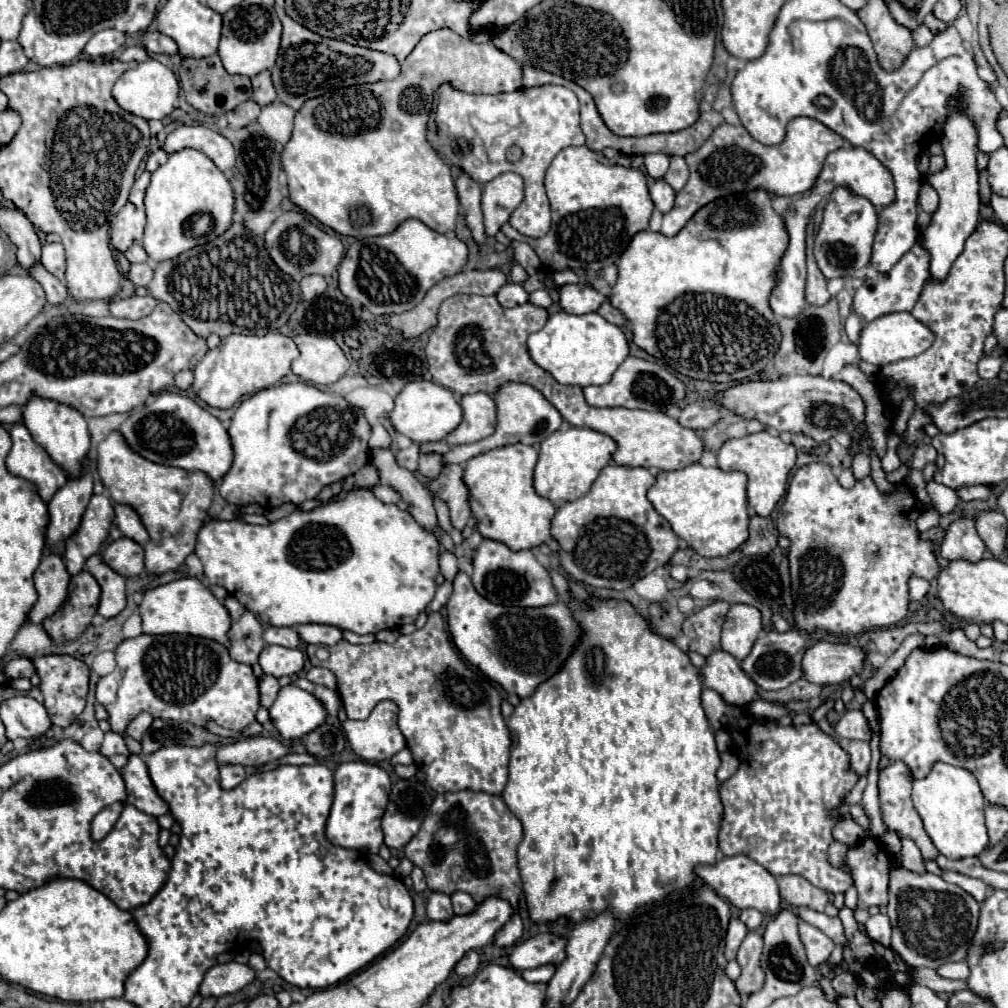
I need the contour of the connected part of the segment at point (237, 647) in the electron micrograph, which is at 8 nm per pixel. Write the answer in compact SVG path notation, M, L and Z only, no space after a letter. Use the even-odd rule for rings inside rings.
M245 610L245 614L231 624L227 636L229 636L229 656L235 662L249 664L249 666L257 662L265 646L263 628L249 610Z

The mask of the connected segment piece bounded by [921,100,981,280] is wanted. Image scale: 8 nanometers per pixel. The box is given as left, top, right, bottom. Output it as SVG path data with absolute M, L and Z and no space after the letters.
M951 100L951 116L947 116L947 124L943 128L943 156L945 156L945 168L937 174L931 174L927 182L937 190L939 194L939 206L935 214L931 216L929 226L923 230L923 246L931 252L931 278L943 280L955 262L955 258L963 252L963 244L967 236L975 230L979 222L979 206L981 206L981 196L979 196L979 174L977 174L977 126L975 122L963 112L963 100L955 104Z

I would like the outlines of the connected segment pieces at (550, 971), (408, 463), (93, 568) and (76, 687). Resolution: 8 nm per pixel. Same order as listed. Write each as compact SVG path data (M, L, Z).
M543 964L543 968L535 968L535 970L523 970L523 978L527 982L549 982L551 976L555 974L557 966L555 964Z
M413 442L409 448L405 448L405 450L399 450L395 456L397 456L397 462L399 462L399 466L403 466L403 468L407 468L407 470L411 470L411 472L417 472L419 454L421 454L421 450L419 450L419 444L415 444L415 442Z
M101 552L89 556L85 566L101 586L101 600L97 612L105 618L117 616L125 608L125 578L119 576L113 568L107 568L107 564L103 564Z
M61 654L35 658L33 664L37 668L39 678L41 678L41 686L31 688L25 694L35 698L37 702L41 702L47 708L55 726L61 726L61 728L71 726L85 708L85 698L87 698L87 690L89 690L89 668L87 668L87 664L83 660L73 658L73 656L61 656Z

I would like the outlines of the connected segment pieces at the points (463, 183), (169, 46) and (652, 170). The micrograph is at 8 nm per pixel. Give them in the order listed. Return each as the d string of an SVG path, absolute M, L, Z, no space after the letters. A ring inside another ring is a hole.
M459 172L455 186L457 186L459 204L465 212L465 222L473 234L473 240L479 246L483 246L487 240L487 234L483 228L483 214L481 214L481 204L479 204L481 202L481 186L463 172Z
M143 32L141 46L147 52L155 52L155 54L177 54L177 44L161 32Z
M647 154L645 168L651 178L663 178L669 168L669 156L667 154Z

